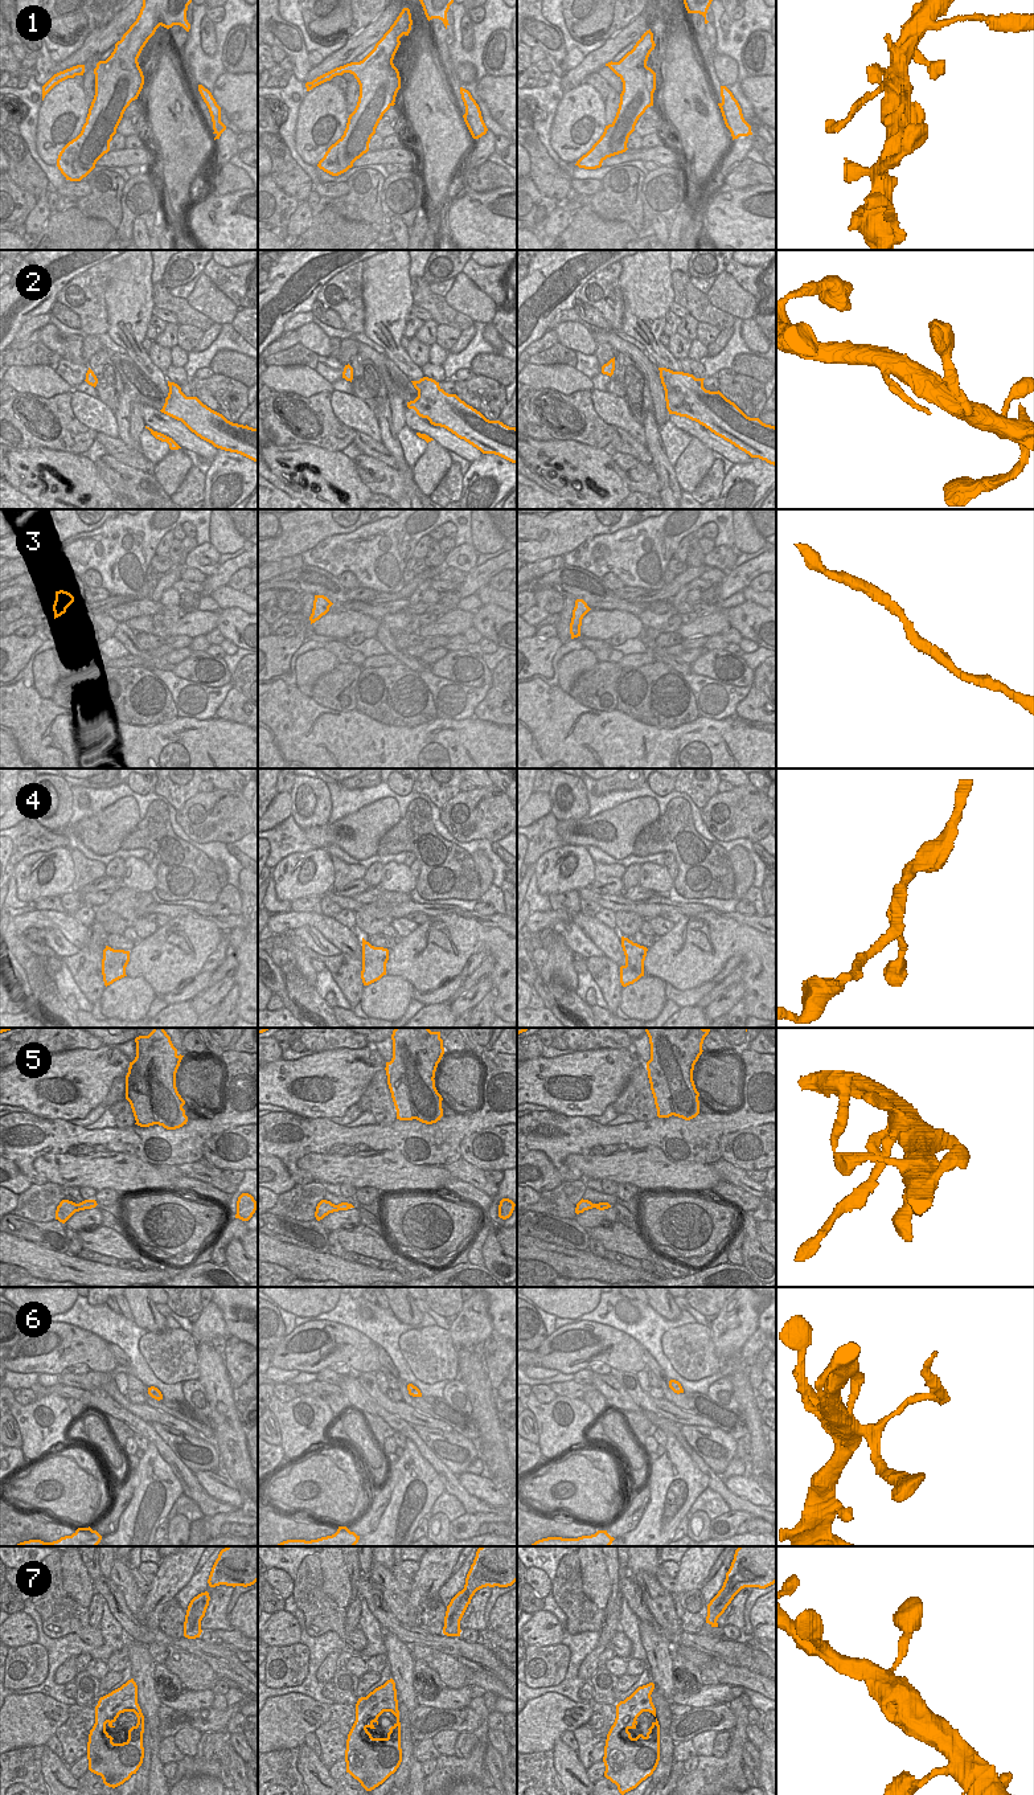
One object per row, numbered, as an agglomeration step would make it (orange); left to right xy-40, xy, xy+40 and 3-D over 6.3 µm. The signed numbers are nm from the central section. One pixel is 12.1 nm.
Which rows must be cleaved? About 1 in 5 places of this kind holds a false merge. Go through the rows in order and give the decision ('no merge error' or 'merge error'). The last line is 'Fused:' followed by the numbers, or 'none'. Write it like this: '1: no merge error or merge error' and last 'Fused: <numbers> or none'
1: no merge error
2: no merge error
3: no merge error
4: no merge error
5: no merge error
6: merge error
7: no merge error
Fused: 6

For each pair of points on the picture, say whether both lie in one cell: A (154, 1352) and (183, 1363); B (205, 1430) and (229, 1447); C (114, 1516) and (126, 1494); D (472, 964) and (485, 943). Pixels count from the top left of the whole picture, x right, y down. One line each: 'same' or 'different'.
A: same
B: different
C: same
D: different

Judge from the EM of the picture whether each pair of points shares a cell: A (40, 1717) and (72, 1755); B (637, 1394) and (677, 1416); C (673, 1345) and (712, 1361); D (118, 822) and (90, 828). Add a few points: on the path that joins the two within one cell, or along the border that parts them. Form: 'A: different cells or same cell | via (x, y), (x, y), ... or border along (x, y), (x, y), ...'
A: different cells | border along (69, 1707), (69, 1717), (54, 1734)
B: same cell | via (647, 1402), (668, 1410)
C: same cell | via (682, 1345), (702, 1361)
D: same cell | via (111, 826), (109, 828), (97, 828)

